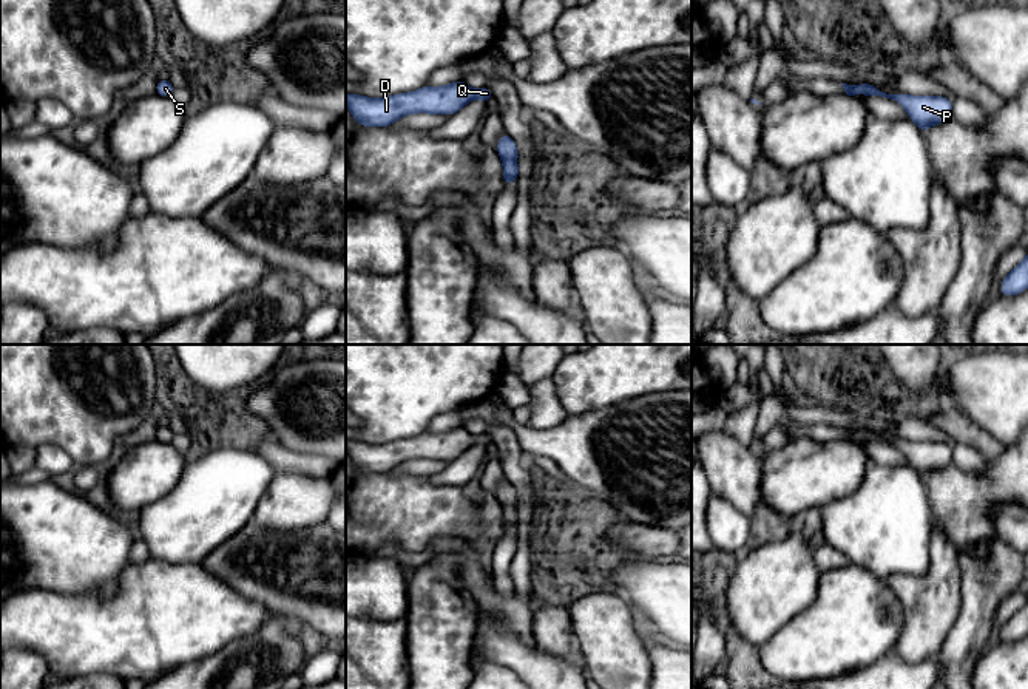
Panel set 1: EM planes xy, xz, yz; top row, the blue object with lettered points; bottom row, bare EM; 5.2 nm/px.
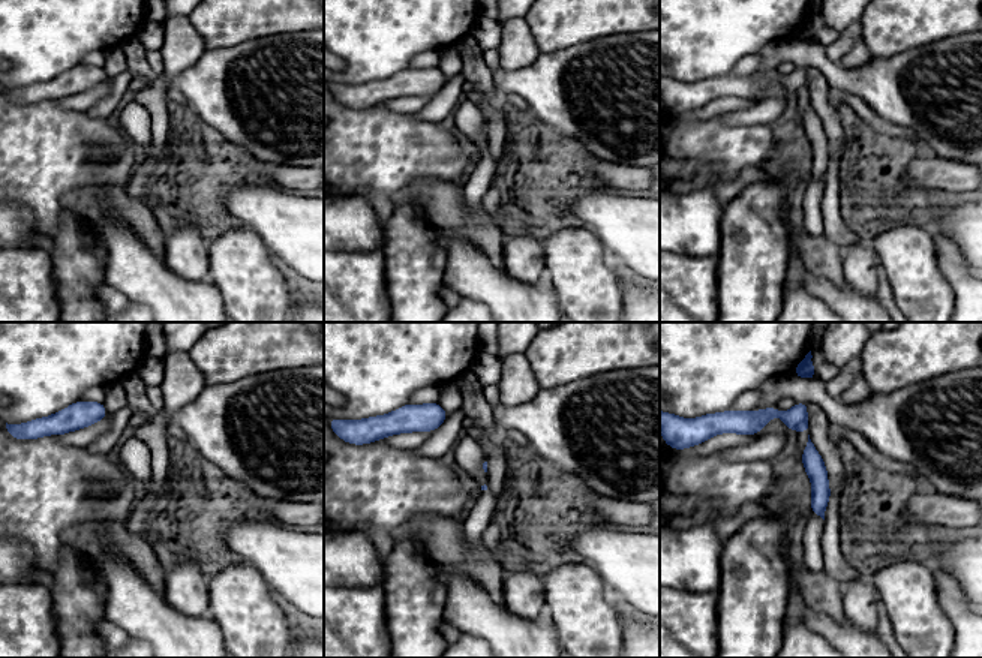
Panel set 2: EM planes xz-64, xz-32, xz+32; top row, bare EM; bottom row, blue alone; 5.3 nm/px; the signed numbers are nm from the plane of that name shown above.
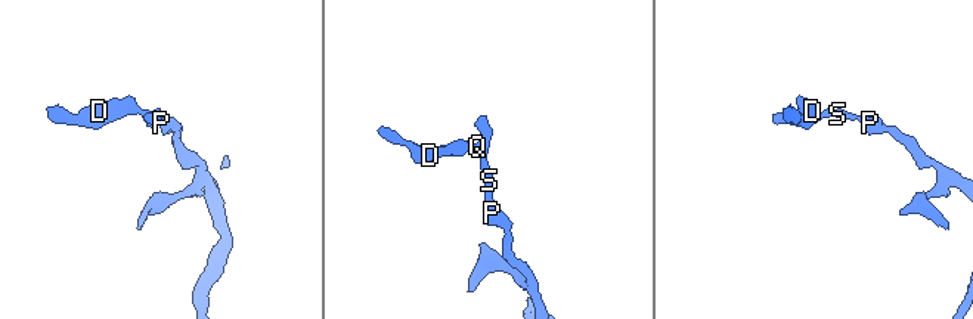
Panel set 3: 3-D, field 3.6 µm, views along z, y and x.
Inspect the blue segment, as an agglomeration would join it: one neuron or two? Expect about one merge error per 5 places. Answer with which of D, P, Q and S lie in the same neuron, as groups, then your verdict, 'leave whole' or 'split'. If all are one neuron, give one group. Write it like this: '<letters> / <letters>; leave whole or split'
D P Q S; leave whole

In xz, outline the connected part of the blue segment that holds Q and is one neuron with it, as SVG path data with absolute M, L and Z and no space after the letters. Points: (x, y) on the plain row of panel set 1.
M465 426L446 433L423 433L412 439L400 439L384 445L370 445L358 440L346 440L346 451L353 465L363 473L389 473L397 465L414 459L451 462L472 445L492 445L489 433L472 436Z

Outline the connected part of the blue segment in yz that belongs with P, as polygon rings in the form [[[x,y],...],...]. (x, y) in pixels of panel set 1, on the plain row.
[[[869,428],[861,431],[841,431],[847,442],[881,442],[898,448],[923,479],[929,473],[945,470],[952,463],[952,446],[942,442],[886,440]]]

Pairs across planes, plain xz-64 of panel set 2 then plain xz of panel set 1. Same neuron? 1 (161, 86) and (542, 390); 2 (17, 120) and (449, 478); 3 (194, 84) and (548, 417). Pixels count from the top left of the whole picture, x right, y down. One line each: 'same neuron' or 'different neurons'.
1: same neuron
2: different neurons
3: different neurons

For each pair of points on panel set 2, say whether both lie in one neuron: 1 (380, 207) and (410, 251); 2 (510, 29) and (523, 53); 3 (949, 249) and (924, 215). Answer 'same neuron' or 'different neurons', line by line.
1: different neurons
2: same neuron
3: different neurons

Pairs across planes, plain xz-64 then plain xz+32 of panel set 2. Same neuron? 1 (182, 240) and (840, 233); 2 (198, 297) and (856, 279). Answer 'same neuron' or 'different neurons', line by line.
1: different neurons
2: different neurons

